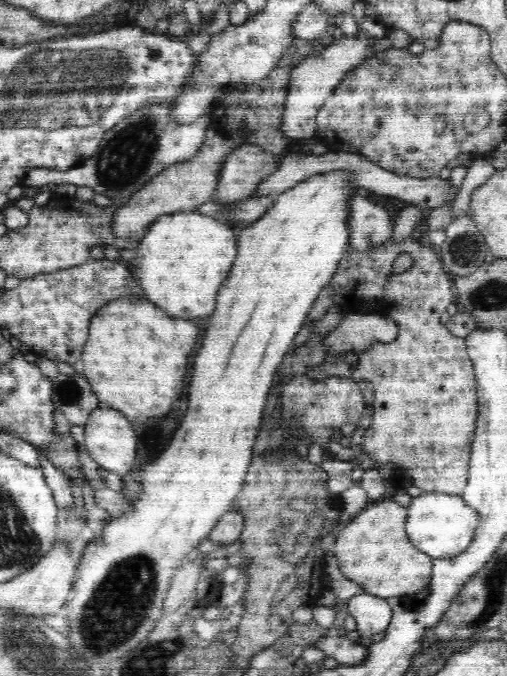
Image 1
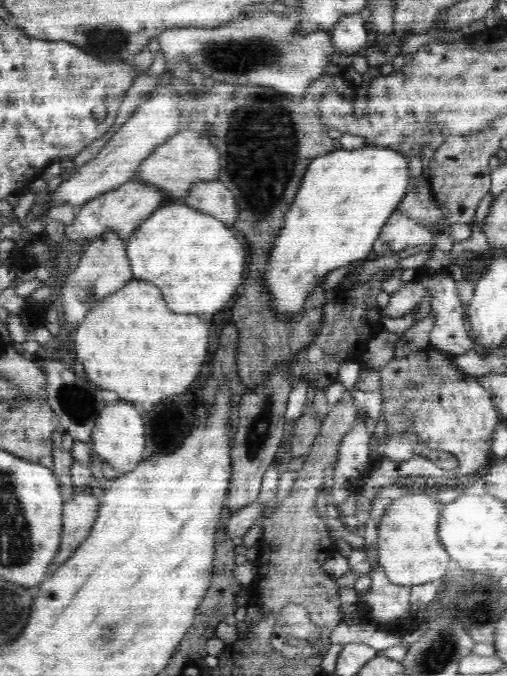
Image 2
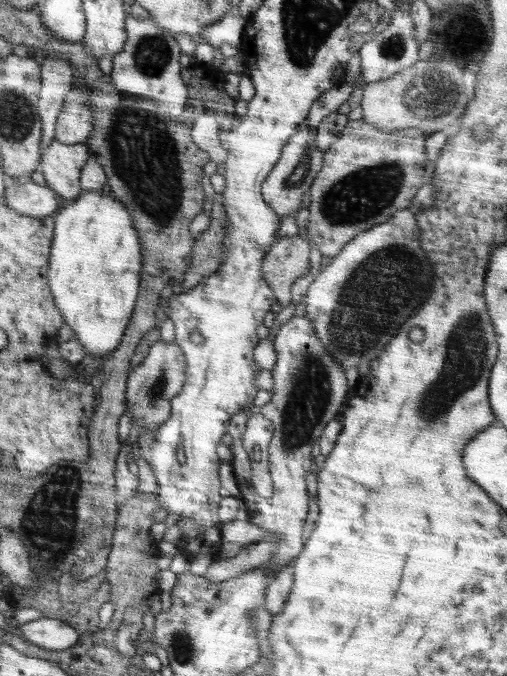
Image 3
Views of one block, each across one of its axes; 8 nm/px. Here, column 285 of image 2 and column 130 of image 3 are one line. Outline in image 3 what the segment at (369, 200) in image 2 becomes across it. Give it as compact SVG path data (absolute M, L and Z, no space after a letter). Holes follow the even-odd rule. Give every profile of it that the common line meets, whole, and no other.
M102 190L83 191L74 200L61 205L55 214L55 230L48 263L48 286L64 325L74 332L73 338L82 344L88 356L104 358L120 344L134 312L142 273L142 246L134 230L134 222L124 202Z

